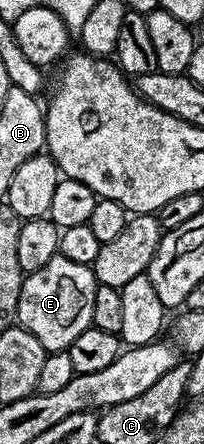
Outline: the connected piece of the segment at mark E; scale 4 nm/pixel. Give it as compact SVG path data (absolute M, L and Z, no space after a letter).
M58 253L52 260L48 260L48 264L44 264L44 268L40 268L40 272L32 272L23 277L17 325L32 332L32 336L36 336L40 344L44 344L47 352L69 351L72 340L76 340L76 336L80 336L80 332L84 332L92 324L92 299L96 296L98 286L91 267L75 264L73 260L68 260Z

